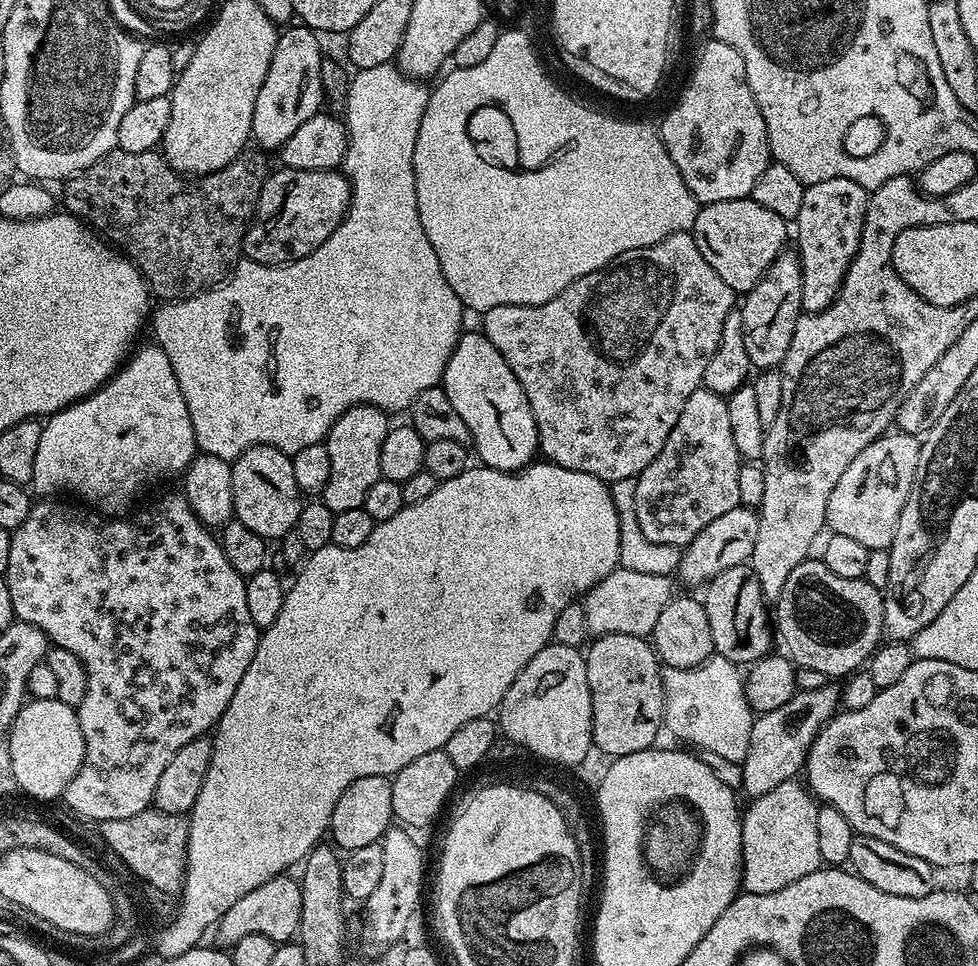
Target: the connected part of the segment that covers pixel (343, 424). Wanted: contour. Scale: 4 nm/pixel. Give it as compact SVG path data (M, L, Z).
M359 404L347 408L329 430L326 443L330 454L330 479L324 487L322 503L331 512L362 508L370 486L381 480L382 442L386 442L386 434L390 427L388 420L389 413L381 408Z

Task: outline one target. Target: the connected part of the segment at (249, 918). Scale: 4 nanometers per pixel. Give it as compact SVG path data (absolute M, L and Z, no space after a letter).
M291 875L275 876L270 882L262 882L258 890L250 890L243 898L238 898L230 910L220 919L215 929L221 945L231 946L238 942L238 938L246 938L250 934L266 934L277 946L291 941L300 931L302 918L302 890L299 879Z

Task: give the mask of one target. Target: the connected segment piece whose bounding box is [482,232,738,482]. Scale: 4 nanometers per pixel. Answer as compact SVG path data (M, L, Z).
M675 232L666 238L662 238L662 242L658 242L654 246L621 252L618 258L614 258L606 266L594 270L594 274L586 274L582 278L578 278L573 284L566 286L566 290L562 290L562 294L558 294L558 298L550 298L550 302L546 302L542 306L494 306L490 310L486 310L482 313L482 320L484 320L482 331L486 338L490 338L490 342L494 342L498 354L502 354L502 358L506 358L506 366L510 366L510 370L514 370L514 378L518 378L518 382L522 382L522 390L526 390L526 398L530 402L530 410L534 410L534 422L538 426L538 442L540 443L538 452L545 461L562 466L566 470L574 470L582 474L594 474L594 478L605 482L635 480L642 474L642 470L646 470L646 466L650 466L650 462L654 462L654 458L658 458L658 450L662 450L662 446L666 446L666 438L670 438L670 430L674 430L674 425L677 424L678 418L682 415L682 406L686 406L686 398L690 398L690 394L694 394L694 390L703 385L706 362L710 362L710 358L714 358L714 350L718 350L718 342L722 338L722 325L726 322L726 314L733 312L737 304L737 293L732 292L730 286L726 286L726 282L722 282L722 278L718 278L718 274L714 274L710 262L706 262L706 258L702 258L701 252L698 251L692 233Z

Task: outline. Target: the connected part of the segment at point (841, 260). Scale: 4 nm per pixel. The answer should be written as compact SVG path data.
M826 178L826 182L814 182L805 187L802 194L802 206L794 221L794 244L796 240L794 248L800 257L802 266L800 306L805 313L826 310L826 306L830 306L832 299L838 294L844 275L848 273L850 262L856 257L856 251L860 249L869 195L869 189L858 186L858 182L850 182L850 178Z

